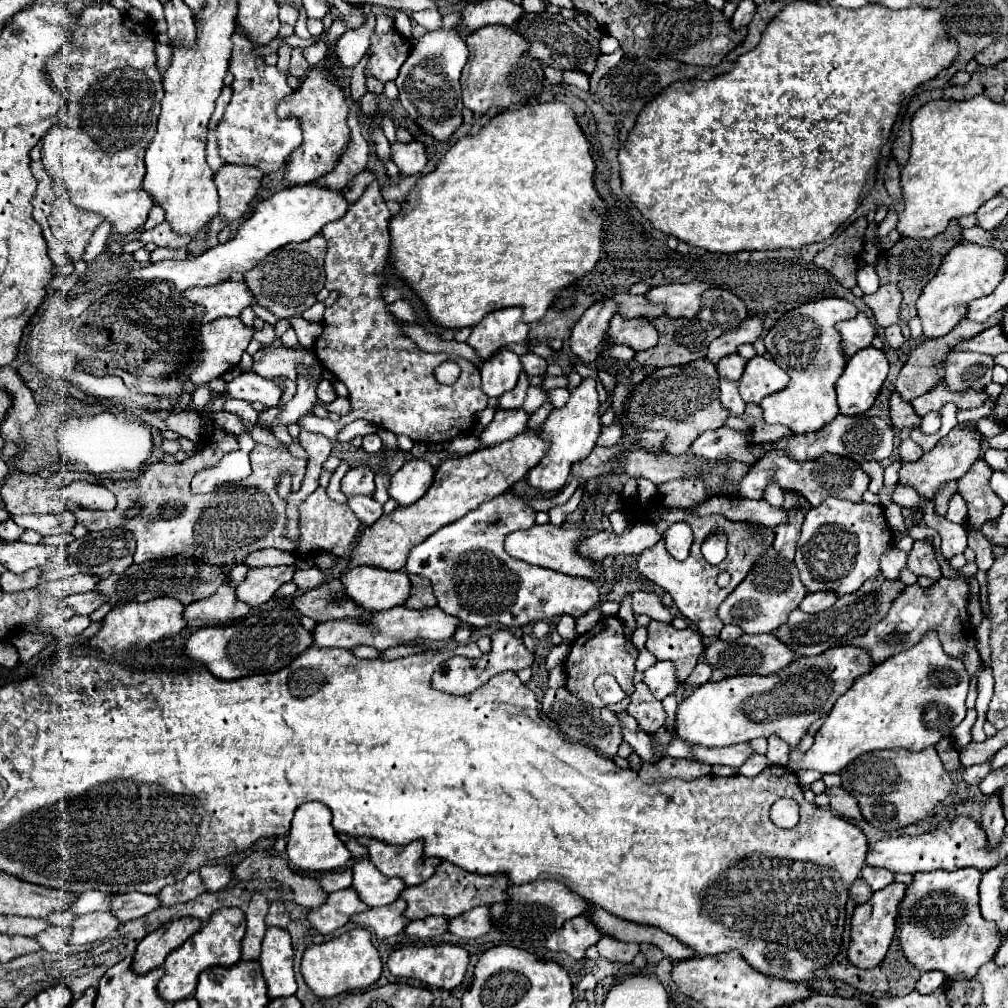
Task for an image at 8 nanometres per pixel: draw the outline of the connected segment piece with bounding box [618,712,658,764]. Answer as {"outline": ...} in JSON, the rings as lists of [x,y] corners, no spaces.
{"outline":[[[620,712],[618,716],[620,716],[620,720],[624,722],[624,740],[634,748],[634,752],[636,752],[644,762],[654,764],[654,762],[658,760],[658,756],[654,754],[654,746],[652,746],[652,742],[650,742],[650,736],[648,736],[646,732],[638,730],[638,724],[636,724],[636,720],[634,720],[630,714]]]}

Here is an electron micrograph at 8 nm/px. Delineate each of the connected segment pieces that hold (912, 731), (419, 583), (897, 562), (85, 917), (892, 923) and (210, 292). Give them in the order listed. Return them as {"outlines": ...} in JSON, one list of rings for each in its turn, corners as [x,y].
{"outlines":[[[[936,632],[924,634],[920,644],[916,644],[914,648],[900,652],[892,658],[886,658],[882,664],[876,664],[868,674],[854,680],[852,688],[836,700],[826,722],[816,732],[814,744],[804,754],[800,768],[818,770],[820,774],[838,774],[850,762],[854,762],[858,756],[866,752],[888,750],[896,746],[908,750],[922,750],[926,746],[934,746],[964,720],[966,716],[964,700],[968,696],[968,684],[970,680],[968,674],[964,672],[964,664],[944,654]]],[[[410,576],[412,588],[410,588],[410,598],[404,602],[404,606],[414,608],[414,610],[422,610],[422,608],[430,608],[436,606],[436,596],[432,592],[430,580],[422,578],[422,576]]],[[[892,548],[890,552],[886,552],[880,558],[882,576],[886,580],[898,580],[900,578],[900,572],[906,568],[906,560],[908,560],[908,552],[902,552],[898,548]]],[[[92,912],[80,914],[72,922],[70,944],[92,944],[96,940],[104,940],[114,928],[118,928],[118,920],[110,912]]],[[[892,882],[886,888],[874,892],[866,904],[856,906],[854,916],[852,916],[852,924],[850,924],[852,936],[850,936],[850,946],[848,946],[848,958],[854,966],[874,968],[884,960],[884,956],[890,948],[890,942],[894,938],[894,932],[896,932],[898,908],[900,908],[900,902],[904,898],[904,892],[906,892],[904,884]]],[[[244,282],[216,284],[208,288],[188,288],[184,296],[204,308],[202,324],[212,322],[222,316],[240,316],[244,308],[252,308],[256,304],[256,296]]]]}

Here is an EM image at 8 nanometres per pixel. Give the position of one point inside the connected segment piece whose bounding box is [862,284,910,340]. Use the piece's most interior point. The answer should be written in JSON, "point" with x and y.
{"point":[885,303]}

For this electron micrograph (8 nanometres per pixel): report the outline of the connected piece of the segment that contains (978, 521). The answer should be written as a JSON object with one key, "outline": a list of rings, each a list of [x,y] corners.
{"outline":[[[976,460],[970,470],[958,480],[958,494],[966,500],[966,506],[968,506],[968,522],[970,524],[976,524],[976,526],[982,526],[986,520],[992,520],[992,518],[998,518],[1000,512],[1002,512],[1002,506],[1004,502],[990,490],[988,482],[990,482],[990,474],[992,470],[988,468],[988,464],[984,460]]]}

